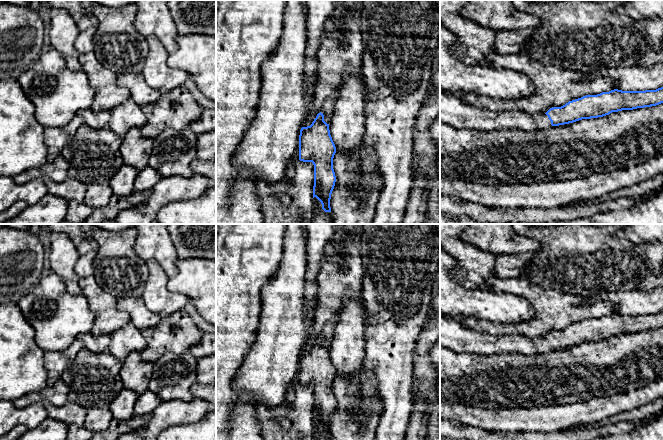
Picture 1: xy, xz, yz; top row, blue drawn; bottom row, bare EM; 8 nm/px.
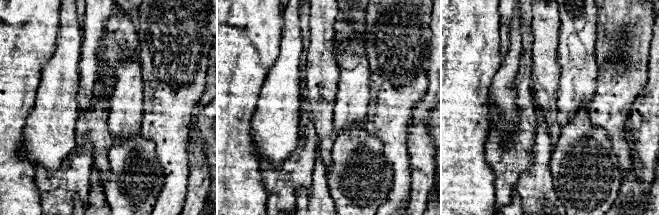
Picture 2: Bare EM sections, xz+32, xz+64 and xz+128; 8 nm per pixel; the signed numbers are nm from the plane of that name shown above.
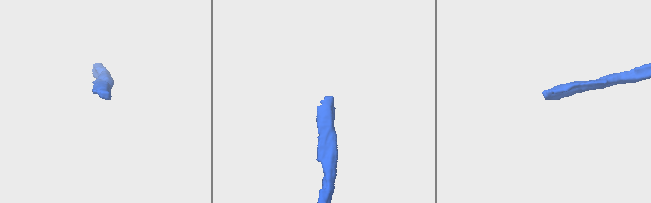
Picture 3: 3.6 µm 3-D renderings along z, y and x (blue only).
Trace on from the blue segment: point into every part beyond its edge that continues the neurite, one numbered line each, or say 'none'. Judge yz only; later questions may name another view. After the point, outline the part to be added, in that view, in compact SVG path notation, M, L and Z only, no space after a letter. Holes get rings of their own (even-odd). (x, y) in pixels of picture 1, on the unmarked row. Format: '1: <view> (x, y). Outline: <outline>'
1: yz (455, 337). Outline: M440 315L440 347L454 353L489 356L519 353L524 355L546 353L551 345L545 337L524 334L491 335L464 327L455 319Z

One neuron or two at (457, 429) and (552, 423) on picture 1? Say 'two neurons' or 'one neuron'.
two neurons

